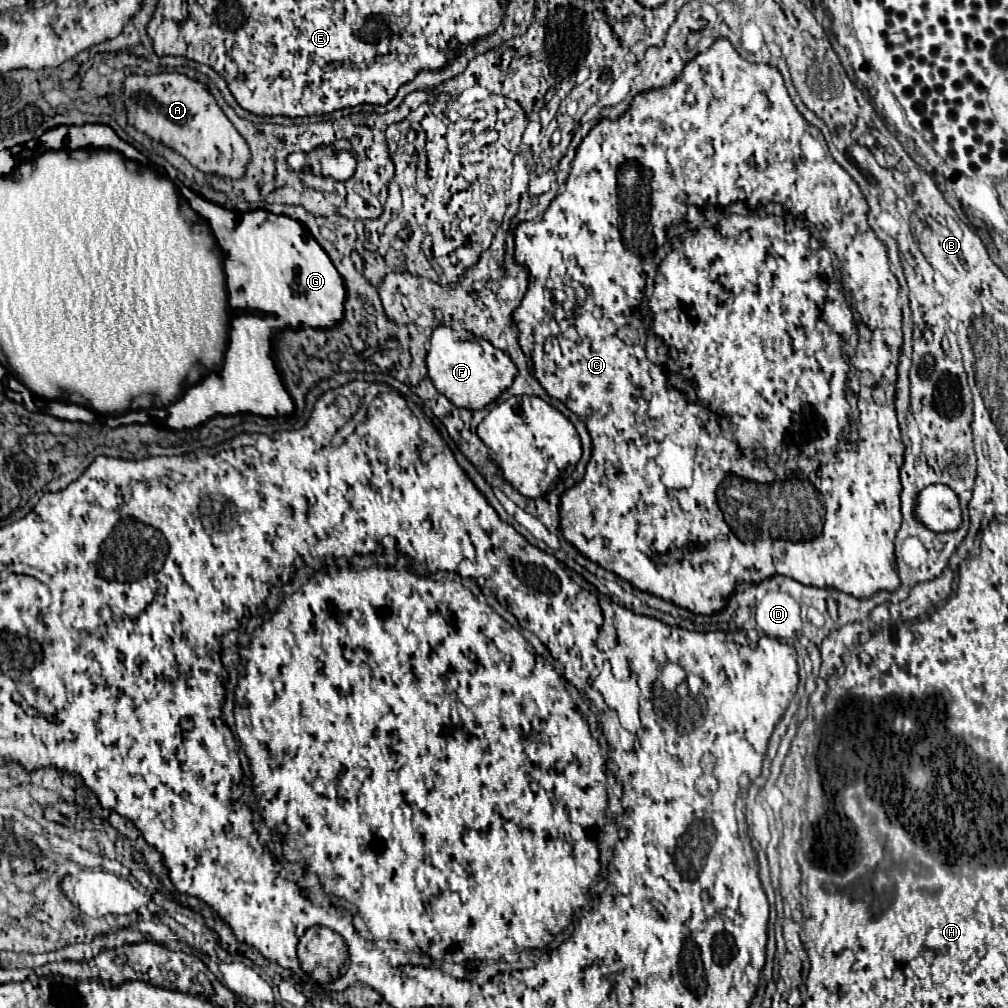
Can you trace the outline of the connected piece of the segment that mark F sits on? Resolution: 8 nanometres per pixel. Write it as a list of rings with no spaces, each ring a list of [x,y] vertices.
[[[438,326],[432,332],[426,366],[436,390],[444,394],[454,406],[466,410],[482,410],[488,406],[512,384],[518,372],[508,354],[494,348],[486,340],[478,340],[468,332],[456,332],[450,326]]]

